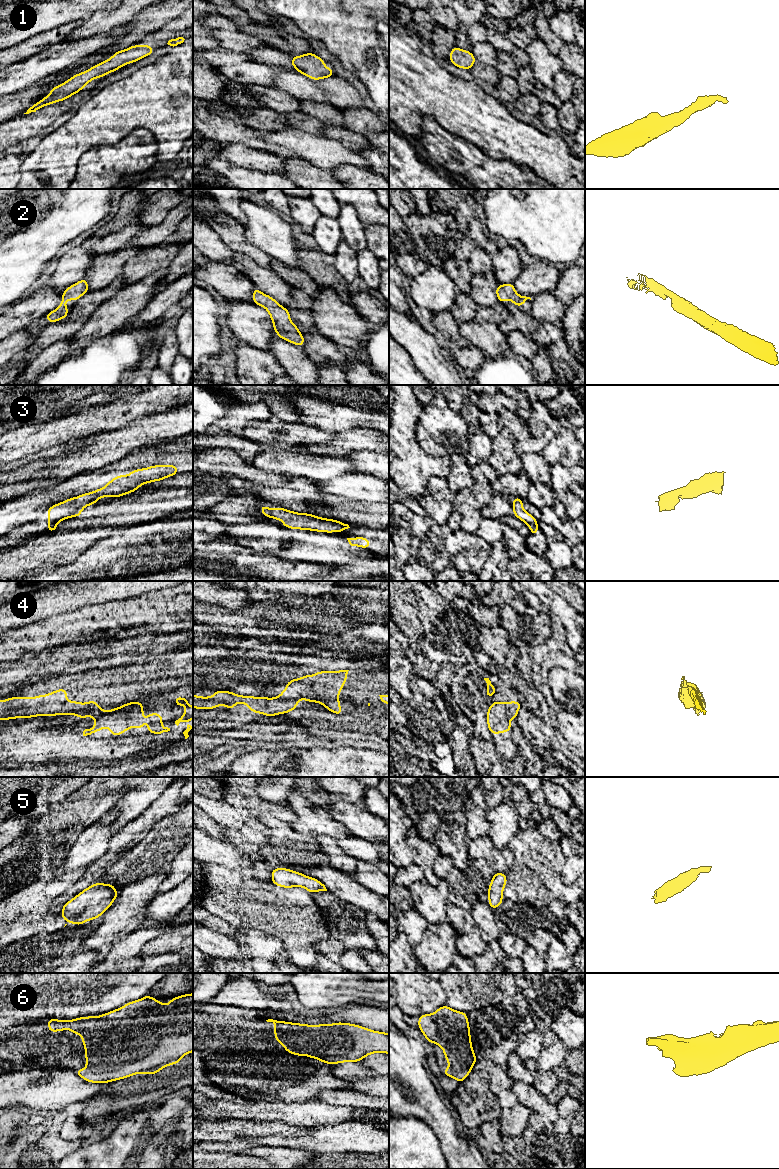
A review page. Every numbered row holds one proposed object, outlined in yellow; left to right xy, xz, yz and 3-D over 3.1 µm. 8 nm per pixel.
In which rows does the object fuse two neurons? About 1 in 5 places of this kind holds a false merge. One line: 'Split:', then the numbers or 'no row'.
Split: 4

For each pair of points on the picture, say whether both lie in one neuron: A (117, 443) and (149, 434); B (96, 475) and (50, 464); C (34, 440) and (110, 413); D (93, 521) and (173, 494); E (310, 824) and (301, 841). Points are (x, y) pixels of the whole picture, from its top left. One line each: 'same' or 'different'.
A: same
B: different
C: same
D: same
E: different

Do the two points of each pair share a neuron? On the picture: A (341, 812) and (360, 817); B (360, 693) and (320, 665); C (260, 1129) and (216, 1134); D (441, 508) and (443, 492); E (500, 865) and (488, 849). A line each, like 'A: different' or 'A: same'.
A: same
B: same
C: same
D: same
E: same

